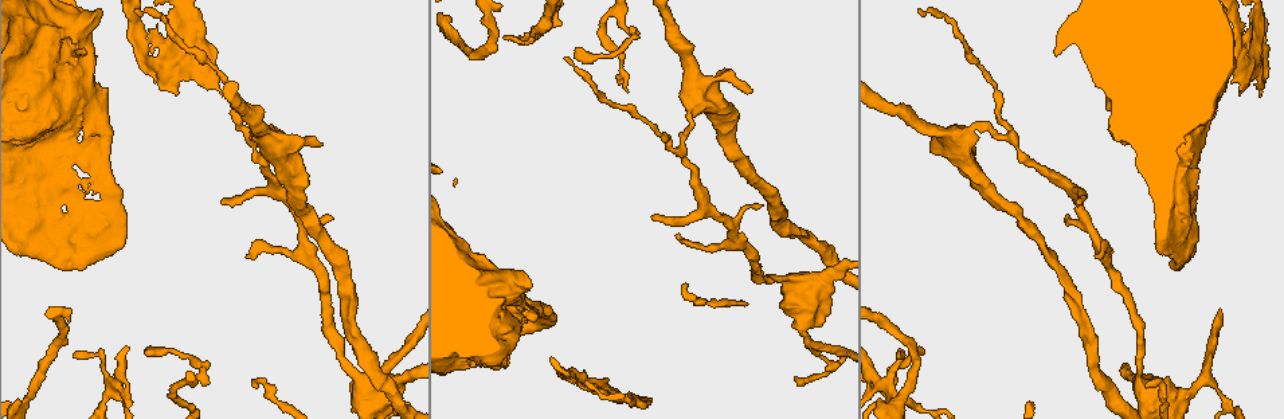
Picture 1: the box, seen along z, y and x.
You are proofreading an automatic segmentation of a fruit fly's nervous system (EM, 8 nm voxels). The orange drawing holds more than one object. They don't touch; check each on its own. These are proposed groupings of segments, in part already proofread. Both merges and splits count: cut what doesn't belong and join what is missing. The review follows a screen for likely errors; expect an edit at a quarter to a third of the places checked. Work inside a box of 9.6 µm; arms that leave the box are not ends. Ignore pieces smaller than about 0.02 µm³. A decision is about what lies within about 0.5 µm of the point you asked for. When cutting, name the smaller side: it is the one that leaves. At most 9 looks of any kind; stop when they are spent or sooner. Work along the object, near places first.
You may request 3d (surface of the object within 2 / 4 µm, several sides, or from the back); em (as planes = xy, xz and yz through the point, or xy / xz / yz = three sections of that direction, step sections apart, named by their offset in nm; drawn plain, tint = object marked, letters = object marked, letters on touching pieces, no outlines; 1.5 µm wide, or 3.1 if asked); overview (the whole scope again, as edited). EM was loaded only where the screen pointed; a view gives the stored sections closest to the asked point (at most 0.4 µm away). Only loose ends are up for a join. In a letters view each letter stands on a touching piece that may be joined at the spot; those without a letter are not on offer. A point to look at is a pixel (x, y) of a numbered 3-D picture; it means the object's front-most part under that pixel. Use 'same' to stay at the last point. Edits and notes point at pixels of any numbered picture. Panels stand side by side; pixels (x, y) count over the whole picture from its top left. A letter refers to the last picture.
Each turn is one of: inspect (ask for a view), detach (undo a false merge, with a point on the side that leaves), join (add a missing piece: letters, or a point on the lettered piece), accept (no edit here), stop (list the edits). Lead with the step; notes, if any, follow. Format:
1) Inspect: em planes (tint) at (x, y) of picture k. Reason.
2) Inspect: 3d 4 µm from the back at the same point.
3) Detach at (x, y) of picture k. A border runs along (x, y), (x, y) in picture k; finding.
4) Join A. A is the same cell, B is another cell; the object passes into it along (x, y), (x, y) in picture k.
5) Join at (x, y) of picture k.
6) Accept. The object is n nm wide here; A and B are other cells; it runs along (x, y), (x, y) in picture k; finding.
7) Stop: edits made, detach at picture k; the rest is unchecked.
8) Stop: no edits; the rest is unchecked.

Inspect: em planes (letters) at (199, 367) of picture 1. Sharp bend.

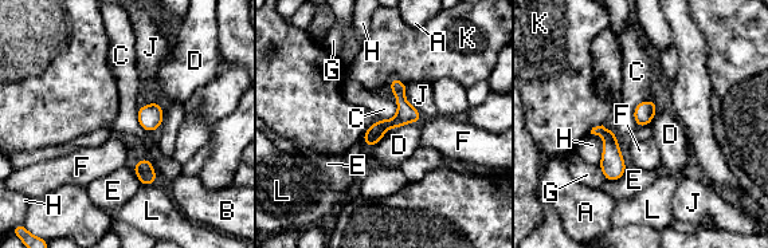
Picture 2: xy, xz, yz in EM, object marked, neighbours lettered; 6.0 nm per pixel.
Accept. The longest contact is with J, 220 nm; A, B, C, D, E, F, G, H, J, K and L are other cells; all the same neuron.

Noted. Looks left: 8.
Inspect: em xz step 8 (letters) at (650, 216) of picture 1. Branch stops here.

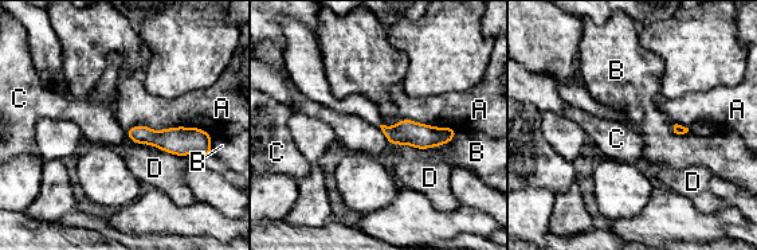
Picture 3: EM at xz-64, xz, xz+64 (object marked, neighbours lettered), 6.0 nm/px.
Inspect: em planes (letters) at the same point.

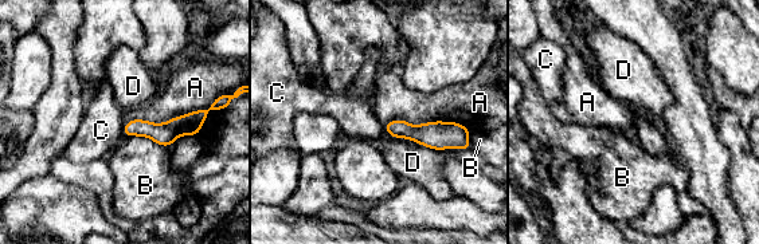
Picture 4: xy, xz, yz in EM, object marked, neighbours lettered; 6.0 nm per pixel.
Accept. A, B, C and D are other cells; a border runs along (122, 125), (125, 136) in picture 4; none of them fits.

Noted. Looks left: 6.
Inspect: em yz step 8 (letters) at (1064, 218) of picture 1. Tapers out.

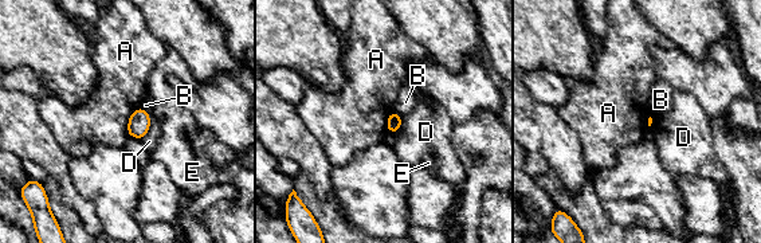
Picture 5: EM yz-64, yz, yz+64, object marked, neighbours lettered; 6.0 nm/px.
Inspect: em planes (letters) at the same point. Cut it another way.

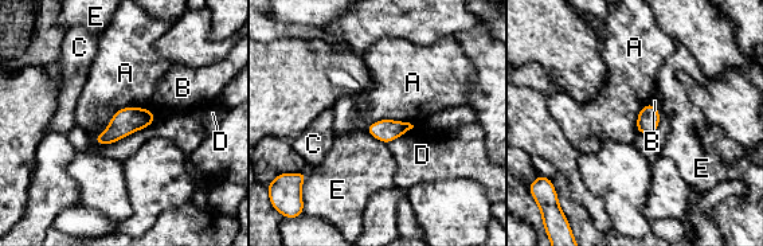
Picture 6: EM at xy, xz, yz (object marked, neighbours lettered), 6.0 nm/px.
Accept. A, B, C, D and E are other cells; a border runs along (156, 118), (121, 108), (92, 139) in picture 6; none of them fits.

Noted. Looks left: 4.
Inspect: em xz step 8 (tint) at (1141, 369) of picture 1. Calibre changes.

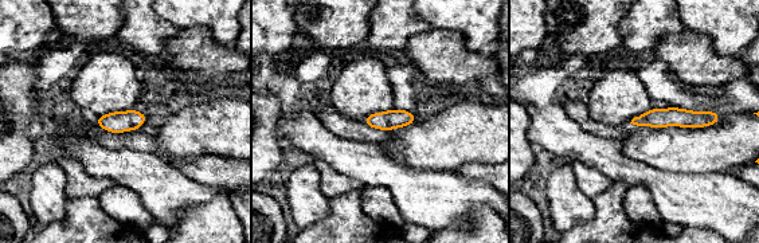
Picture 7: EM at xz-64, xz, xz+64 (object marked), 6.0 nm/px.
Inspect: em planes (letters) at the same point. Cut it another way.

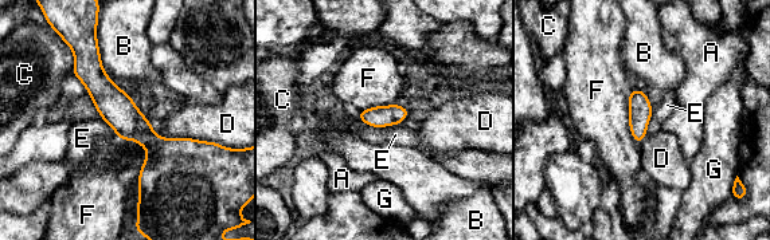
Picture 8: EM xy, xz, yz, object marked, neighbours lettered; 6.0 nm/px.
Accept. A, B, C, D, E, F and G are other cells; a border runs along (355, 114), (372, 126), (401, 124) in picture 8; continuous, no second neuron.

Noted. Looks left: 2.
Stop: no edits; the rest is unchecked.

